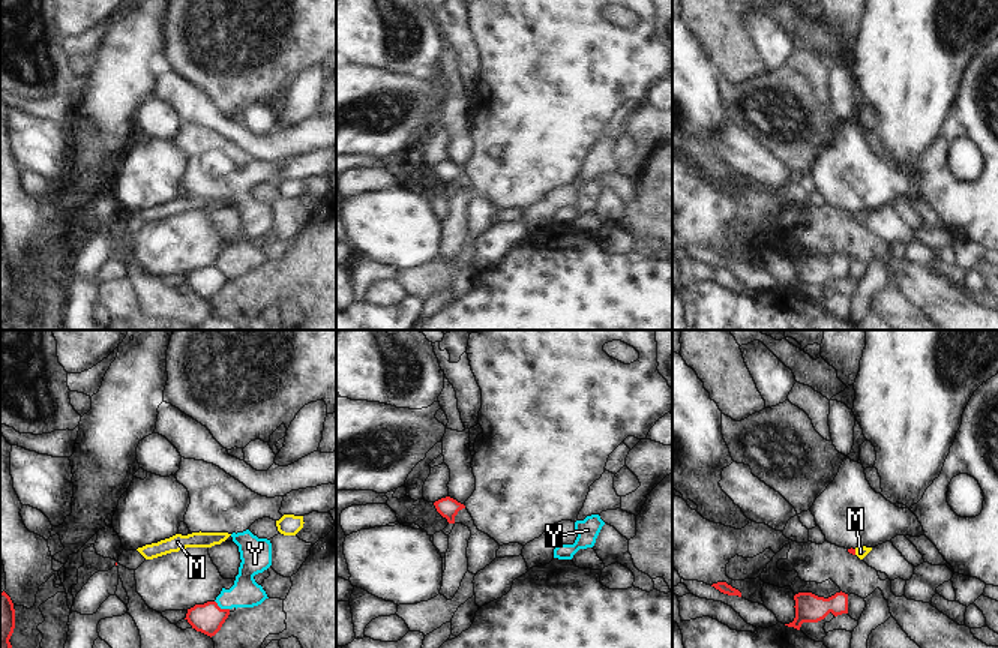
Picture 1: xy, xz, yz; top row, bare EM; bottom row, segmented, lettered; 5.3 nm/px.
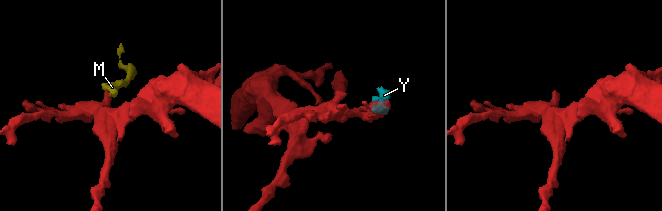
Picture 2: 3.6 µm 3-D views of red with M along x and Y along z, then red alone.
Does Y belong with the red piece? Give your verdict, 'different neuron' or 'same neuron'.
different neuron

